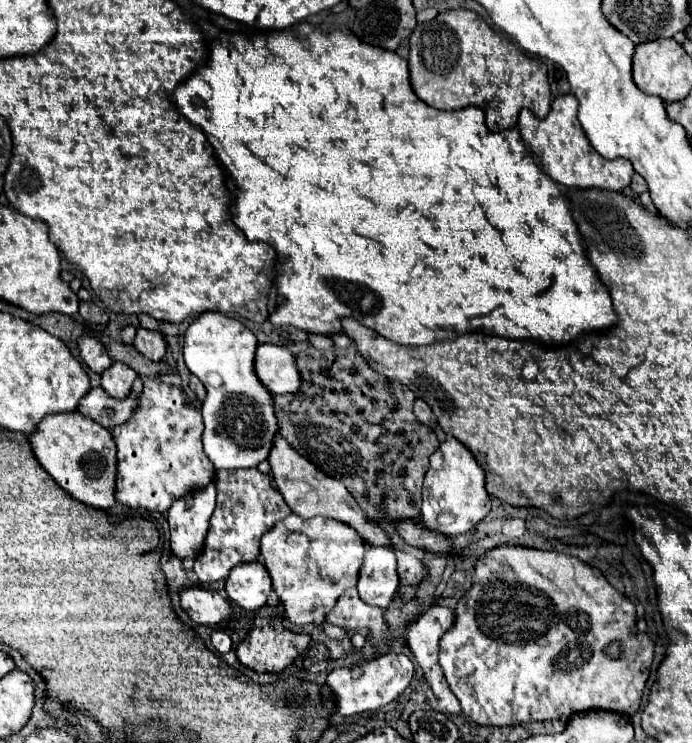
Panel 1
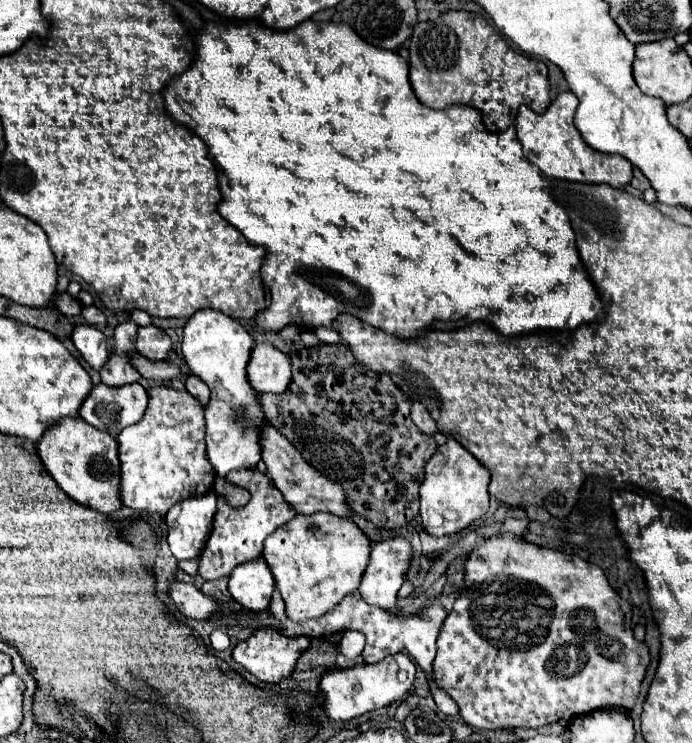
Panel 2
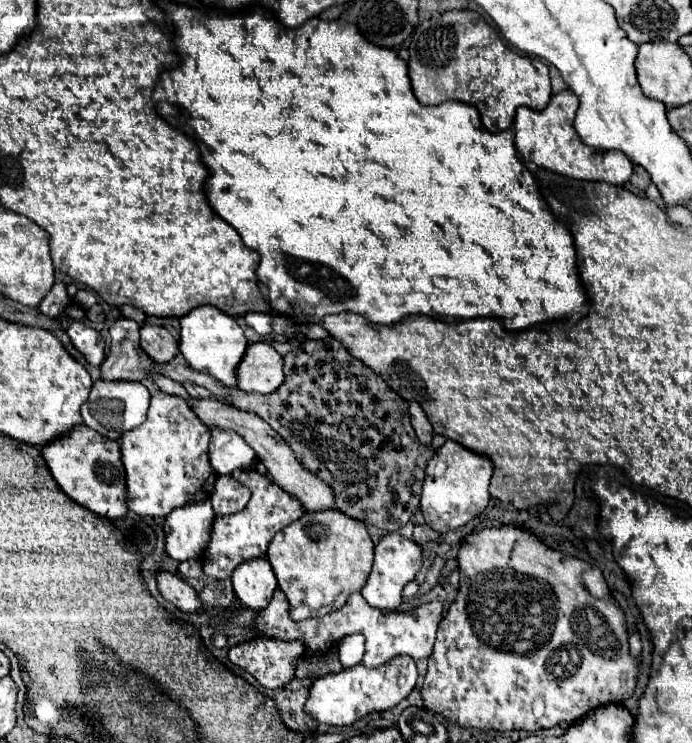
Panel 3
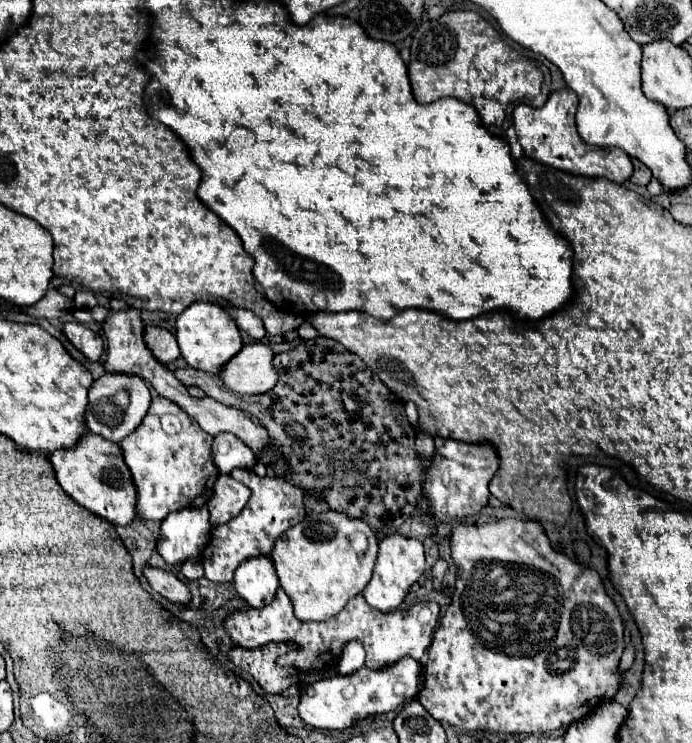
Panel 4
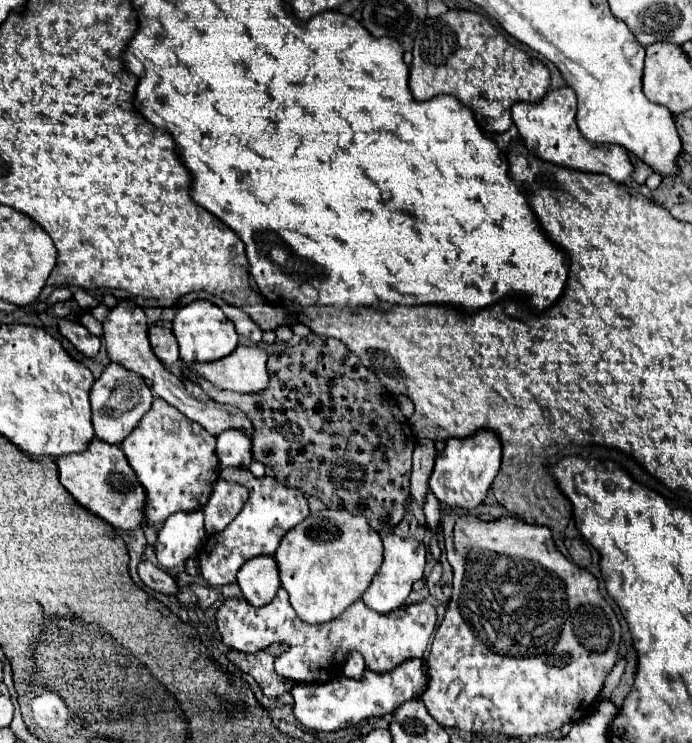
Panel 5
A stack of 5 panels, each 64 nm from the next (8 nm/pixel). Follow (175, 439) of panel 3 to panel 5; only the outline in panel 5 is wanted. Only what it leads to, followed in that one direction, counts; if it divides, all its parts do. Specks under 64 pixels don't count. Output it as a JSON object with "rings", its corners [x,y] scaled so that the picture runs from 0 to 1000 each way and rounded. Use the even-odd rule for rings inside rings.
{"rings":[[[231,536],[220,541],[211,571],[199,571],[176,592],[173,603],[211,659],[211,697],[217,703],[237,703],[260,686],[292,686],[318,638],[312,590]]]}

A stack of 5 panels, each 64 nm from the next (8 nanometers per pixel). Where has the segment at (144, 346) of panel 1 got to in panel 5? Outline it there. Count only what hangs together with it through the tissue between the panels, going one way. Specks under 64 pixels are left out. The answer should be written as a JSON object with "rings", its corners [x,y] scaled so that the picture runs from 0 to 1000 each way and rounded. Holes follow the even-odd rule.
{"rings":[[[220,439],[214,444],[214,452],[217,452],[220,471],[231,482],[234,490],[249,493],[249,490],[254,490],[260,485],[257,463],[254,463],[254,455],[251,455],[251,450],[246,444],[240,444],[234,439]]]}

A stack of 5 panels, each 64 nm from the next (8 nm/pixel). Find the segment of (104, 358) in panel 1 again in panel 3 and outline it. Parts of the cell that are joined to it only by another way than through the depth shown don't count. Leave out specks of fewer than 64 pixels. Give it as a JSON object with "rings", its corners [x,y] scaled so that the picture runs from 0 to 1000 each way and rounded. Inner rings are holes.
{"rings":[[[104,433],[95,441],[95,450],[101,452],[107,468],[121,476],[127,490],[145,493],[150,485],[150,455],[145,452],[142,444],[121,433]]]}

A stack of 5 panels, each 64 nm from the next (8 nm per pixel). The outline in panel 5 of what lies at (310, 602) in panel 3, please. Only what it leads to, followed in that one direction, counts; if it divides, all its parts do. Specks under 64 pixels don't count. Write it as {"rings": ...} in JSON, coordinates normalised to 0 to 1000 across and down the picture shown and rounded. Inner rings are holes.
{"rings":[[[465,686],[457,692],[448,692],[445,700],[431,705],[416,716],[416,721],[408,724],[399,746],[396,746],[405,767],[405,781],[413,797],[419,799],[419,813],[428,821],[431,832],[445,840],[468,840],[491,826],[497,826],[514,808],[523,805],[529,791],[535,789],[538,778],[546,773],[555,748],[552,748],[552,727],[549,719],[540,716],[526,694],[506,692],[506,689],[486,689],[486,686]]]}

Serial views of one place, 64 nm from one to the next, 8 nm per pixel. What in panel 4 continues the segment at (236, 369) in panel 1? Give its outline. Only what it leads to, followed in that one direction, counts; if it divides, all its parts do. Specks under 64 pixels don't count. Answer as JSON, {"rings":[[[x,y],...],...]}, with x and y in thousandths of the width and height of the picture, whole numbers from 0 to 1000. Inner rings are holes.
{"rings":[[[280,406],[254,428],[254,458],[272,493],[306,503],[312,503],[350,468],[347,444],[341,441],[338,431],[315,409],[303,406]],[[328,581],[309,590],[306,616],[318,638],[329,638],[335,630],[364,630],[370,624],[367,608],[347,590]]]}

